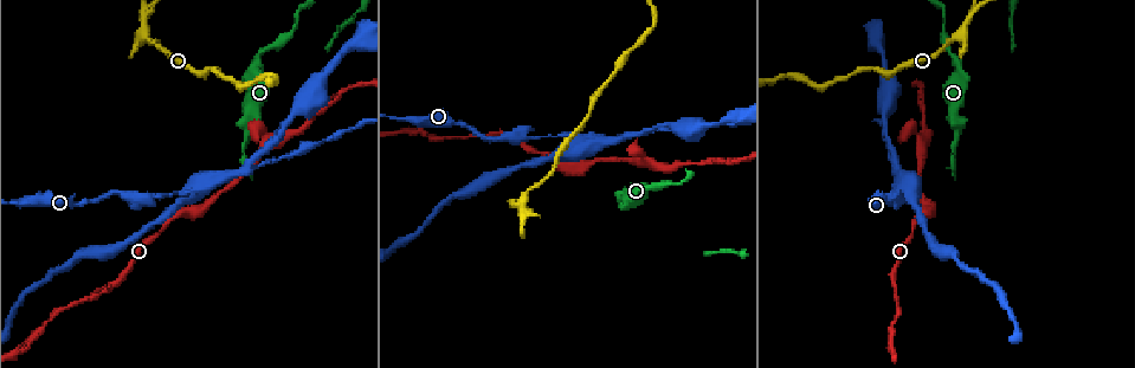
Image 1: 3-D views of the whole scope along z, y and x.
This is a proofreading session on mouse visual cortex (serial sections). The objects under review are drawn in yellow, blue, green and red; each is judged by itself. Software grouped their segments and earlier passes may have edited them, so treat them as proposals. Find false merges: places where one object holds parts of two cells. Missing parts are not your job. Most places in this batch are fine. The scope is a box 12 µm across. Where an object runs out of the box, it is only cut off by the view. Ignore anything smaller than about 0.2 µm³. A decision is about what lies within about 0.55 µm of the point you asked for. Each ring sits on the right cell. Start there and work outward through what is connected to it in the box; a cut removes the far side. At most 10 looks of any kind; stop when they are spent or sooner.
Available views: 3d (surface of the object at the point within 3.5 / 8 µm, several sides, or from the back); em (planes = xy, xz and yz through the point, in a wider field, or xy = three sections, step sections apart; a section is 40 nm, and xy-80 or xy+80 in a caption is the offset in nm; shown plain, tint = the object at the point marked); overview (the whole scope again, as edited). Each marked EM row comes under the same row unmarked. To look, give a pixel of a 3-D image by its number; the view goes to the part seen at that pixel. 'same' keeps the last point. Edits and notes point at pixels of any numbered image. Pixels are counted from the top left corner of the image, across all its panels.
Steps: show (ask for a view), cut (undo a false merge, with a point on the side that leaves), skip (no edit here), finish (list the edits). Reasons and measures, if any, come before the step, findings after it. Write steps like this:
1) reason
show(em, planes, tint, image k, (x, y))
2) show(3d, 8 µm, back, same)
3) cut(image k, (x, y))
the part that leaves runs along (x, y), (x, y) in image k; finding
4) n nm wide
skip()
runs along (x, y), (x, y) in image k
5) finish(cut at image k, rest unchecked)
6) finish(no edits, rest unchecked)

thick turns thin
show(3d, 3.5 µm, image 1, (686, 165))

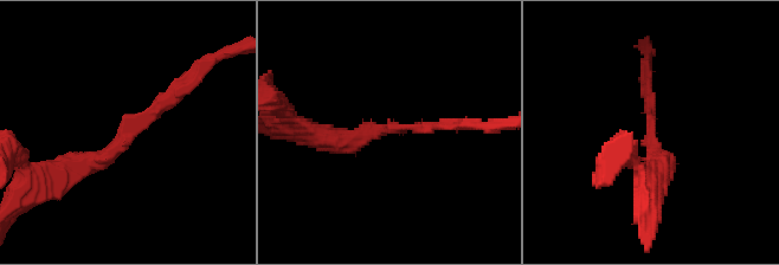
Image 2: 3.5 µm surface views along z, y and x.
arms of 150, 350 nm
show(em, xy, step 3, tint, image 2, (120, 142))

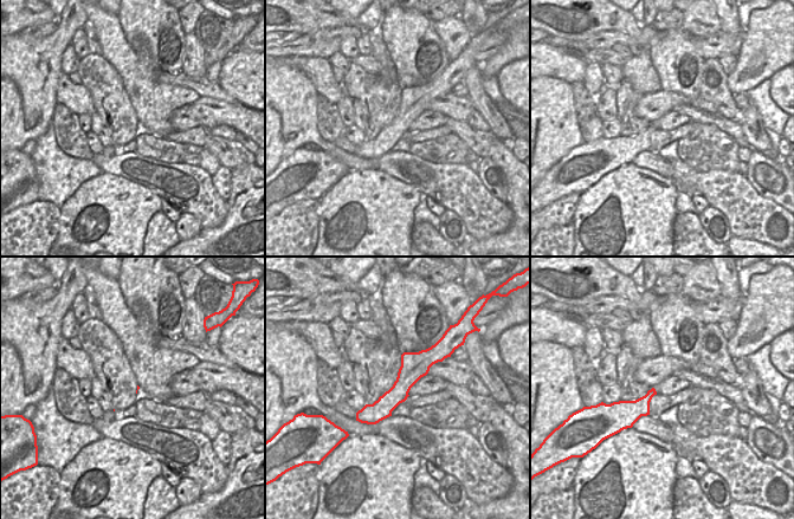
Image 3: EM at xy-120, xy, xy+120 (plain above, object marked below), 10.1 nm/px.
260 nm wide
skip()
runs along (55, 178), (105, 155), (123, 127), (179, 90) in image 2; continuous, no second cell

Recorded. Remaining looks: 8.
thin neck
show(3d, 3.5 µm, image 1, (261, 51))

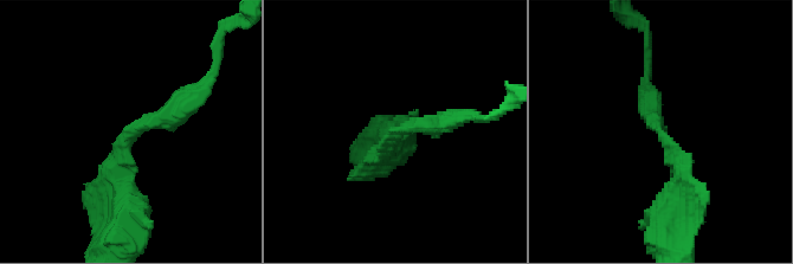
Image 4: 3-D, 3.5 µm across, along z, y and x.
arms of 250, 250 nm; now the EM
show(em, xy, step 3, tint, image 4, (661, 136))

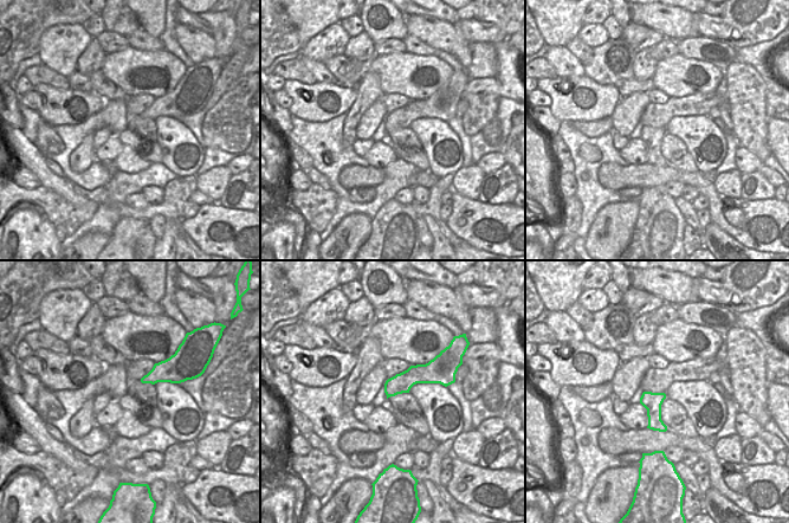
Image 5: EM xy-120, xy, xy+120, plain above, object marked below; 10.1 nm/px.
skip()
runs along (442, 381), (411, 376), (387, 389) in image 5; continuous, no second cell

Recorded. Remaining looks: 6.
two arms in line, one across
show(3d, 8 µm, image 1, (521, 209))

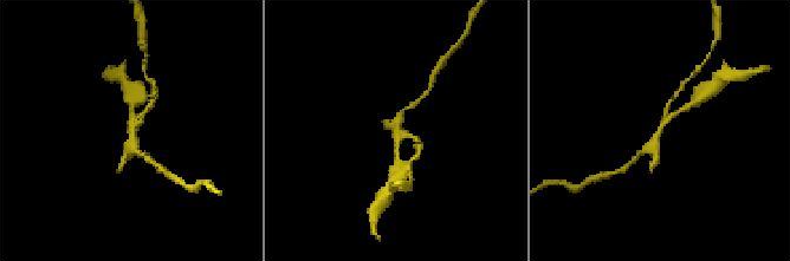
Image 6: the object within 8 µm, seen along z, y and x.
3 arms; arms of 150, 150, 200 nm
show(em, xy, step 2, tint, image 6, (659, 133))

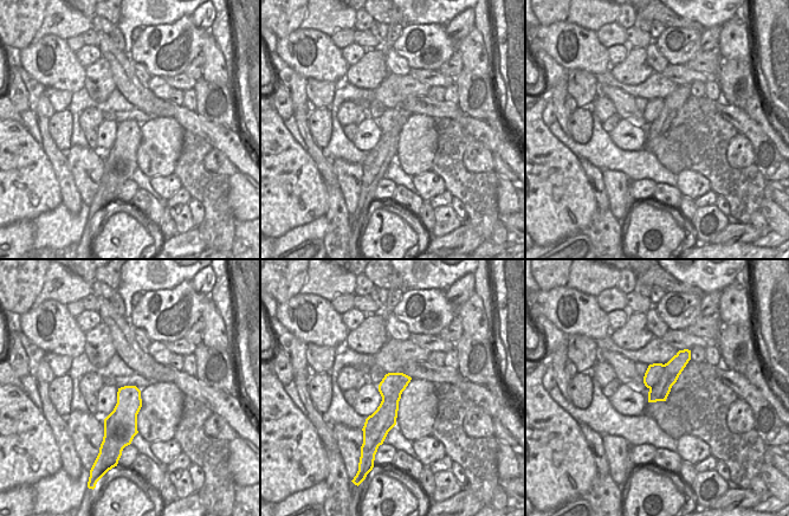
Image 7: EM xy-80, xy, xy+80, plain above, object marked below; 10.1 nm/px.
cut(image 6, (154, 95))
two cells meet here

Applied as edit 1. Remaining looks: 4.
show(overview)

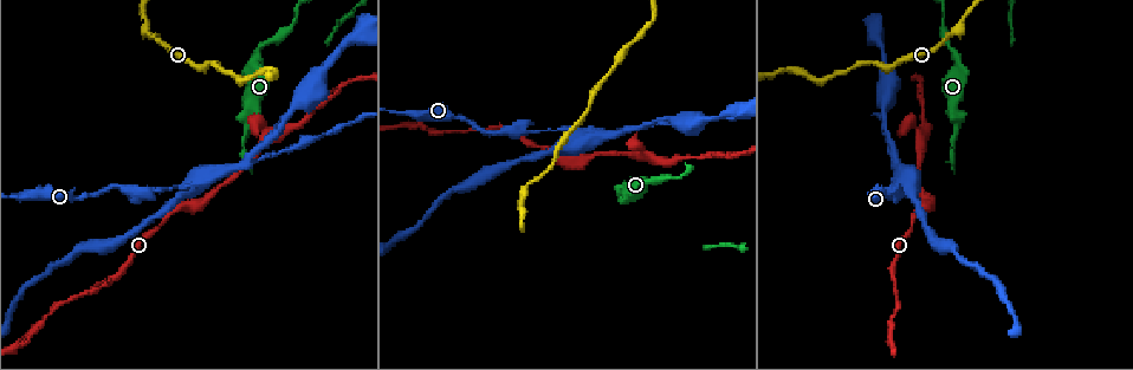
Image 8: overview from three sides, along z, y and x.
sudden change in width
show(3d, 3.5 µm, image 8, (161, 189))

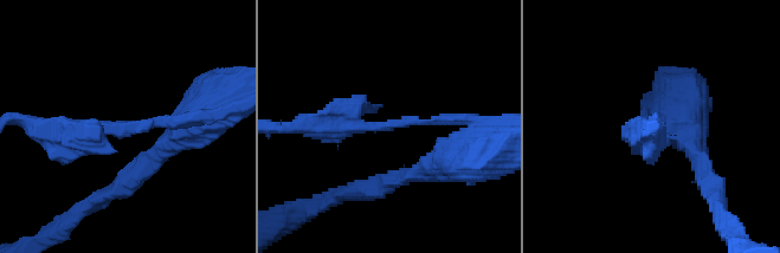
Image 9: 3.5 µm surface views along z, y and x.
now the EM
show(em, xy, step 3, tint, image 9, (124, 131))

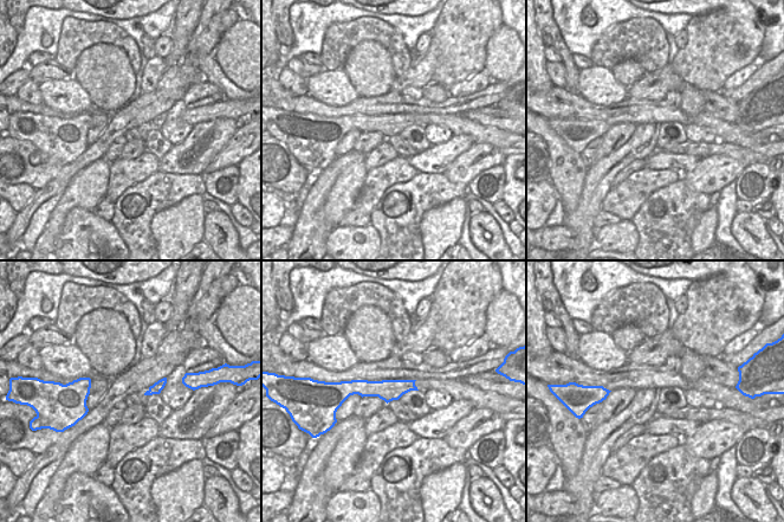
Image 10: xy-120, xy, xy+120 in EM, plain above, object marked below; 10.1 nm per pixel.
skip()
runs along (412, 382), (396, 388), (343, 386) in image 10; all the same cell

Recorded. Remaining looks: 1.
finish(cut at image 6, rest unchecked)

